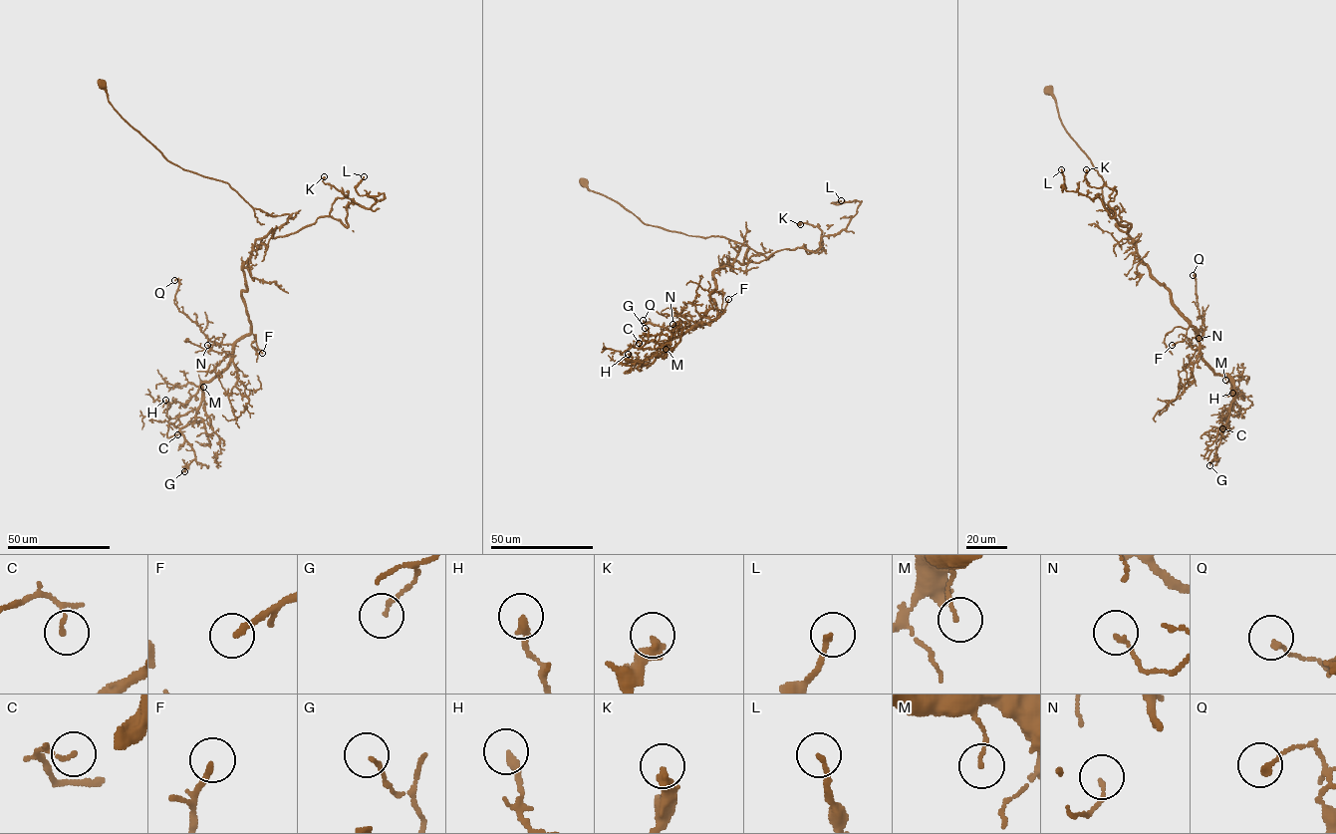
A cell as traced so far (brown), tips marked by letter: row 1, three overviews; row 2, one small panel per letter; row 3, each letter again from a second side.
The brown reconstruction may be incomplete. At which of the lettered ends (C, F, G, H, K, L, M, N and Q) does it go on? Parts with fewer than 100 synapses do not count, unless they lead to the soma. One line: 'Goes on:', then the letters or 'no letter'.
Goes on: no letter

